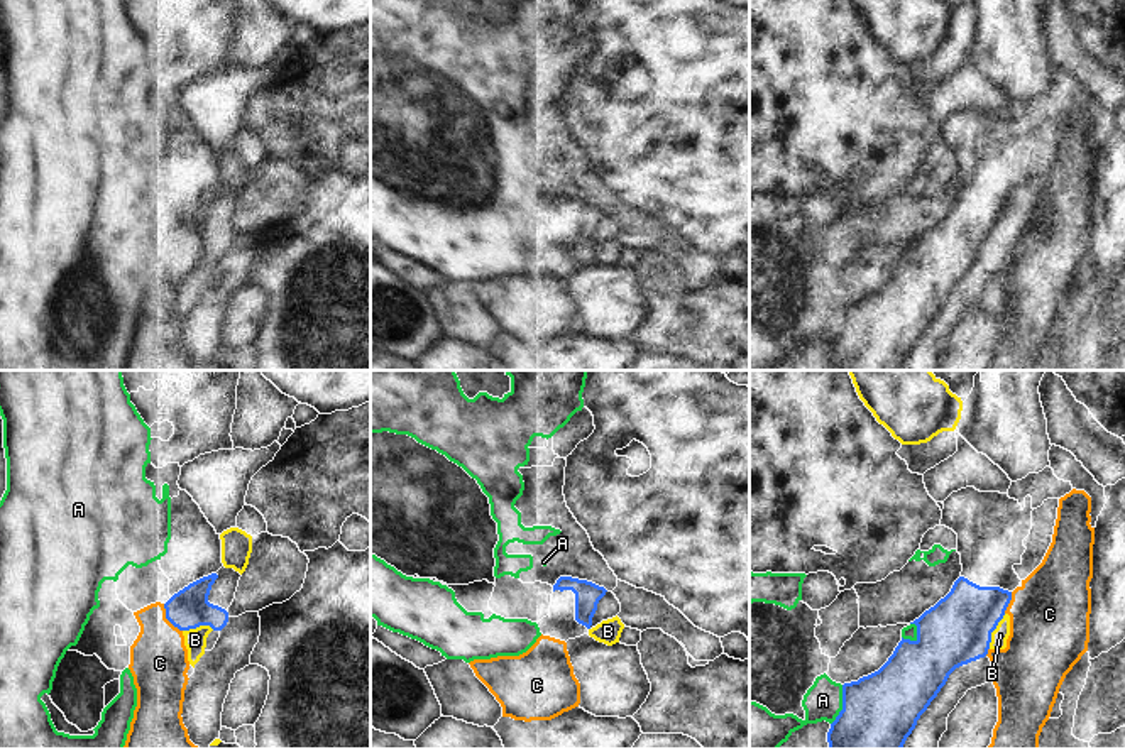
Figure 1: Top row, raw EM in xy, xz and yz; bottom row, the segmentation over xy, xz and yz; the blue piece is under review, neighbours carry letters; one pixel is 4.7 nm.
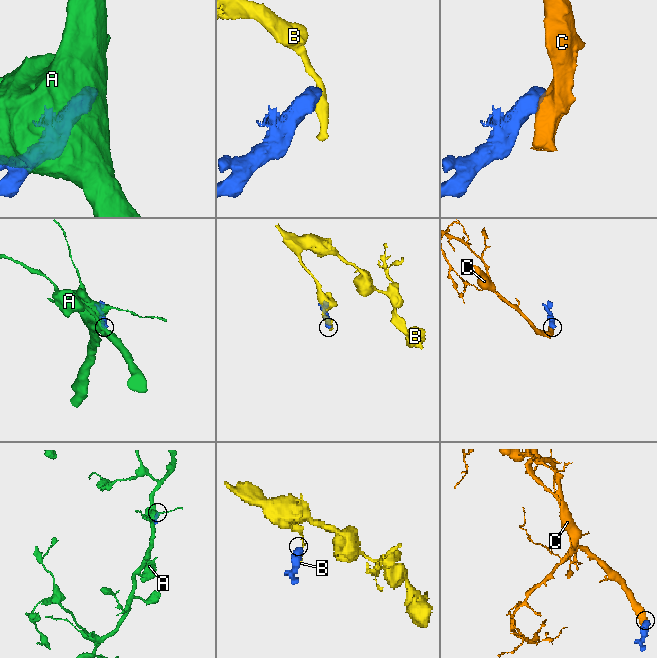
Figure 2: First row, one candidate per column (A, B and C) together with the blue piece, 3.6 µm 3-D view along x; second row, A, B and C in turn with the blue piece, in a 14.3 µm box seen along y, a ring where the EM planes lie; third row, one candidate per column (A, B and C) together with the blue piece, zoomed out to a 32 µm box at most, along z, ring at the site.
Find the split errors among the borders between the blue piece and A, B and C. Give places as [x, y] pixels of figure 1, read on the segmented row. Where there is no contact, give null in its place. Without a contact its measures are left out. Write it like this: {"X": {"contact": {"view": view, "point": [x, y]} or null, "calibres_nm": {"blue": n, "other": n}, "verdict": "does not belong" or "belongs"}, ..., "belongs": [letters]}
{"A": {"contact": {"view": "yz", "point": [843, 705]}, "calibres_nm": {"blue": 360, "other": 180}, "verdict": "does not belong"}, "B": {"contact": {"view": "yz", "point": [993, 629]}, "calibres_nm": {"blue": 320, "other": 80}, "verdict": "does not belong"}, "C": {"contact": {"view": "xy", "point": [168, 619]}, "calibres_nm": {"blue": 190, "other": 280}, "verdict": "does not belong"}, "belongs": []}

